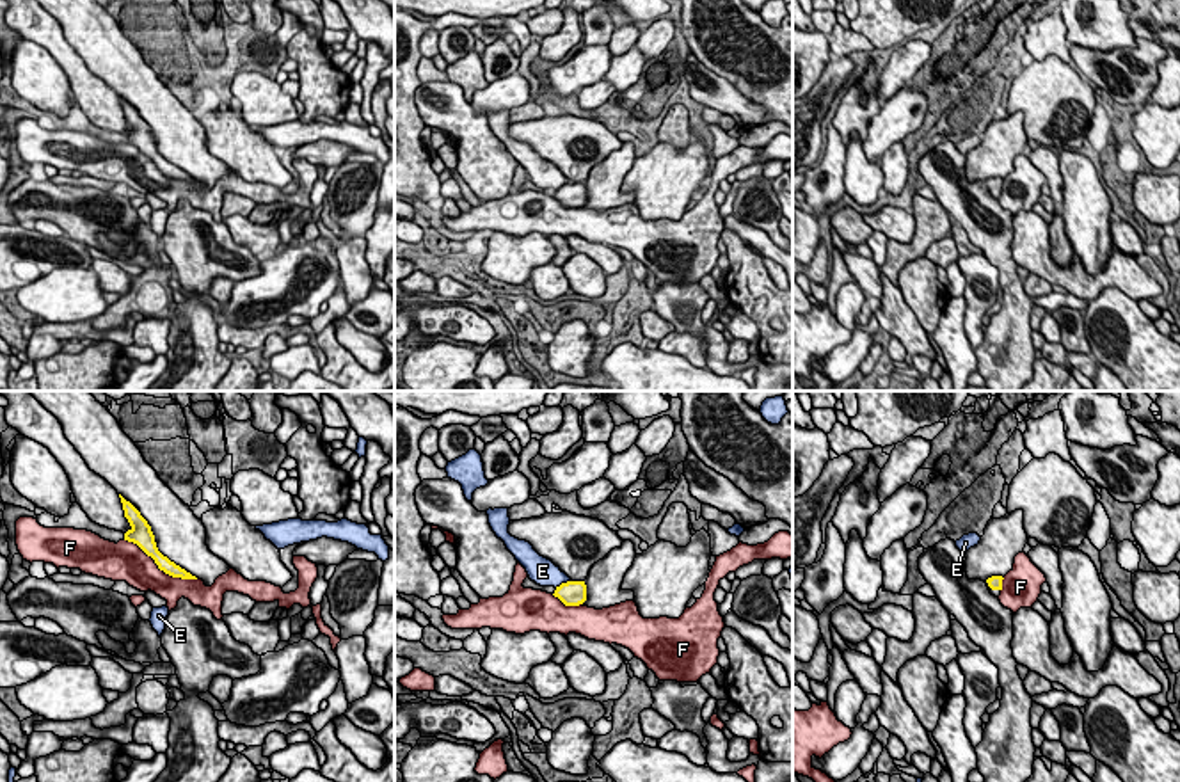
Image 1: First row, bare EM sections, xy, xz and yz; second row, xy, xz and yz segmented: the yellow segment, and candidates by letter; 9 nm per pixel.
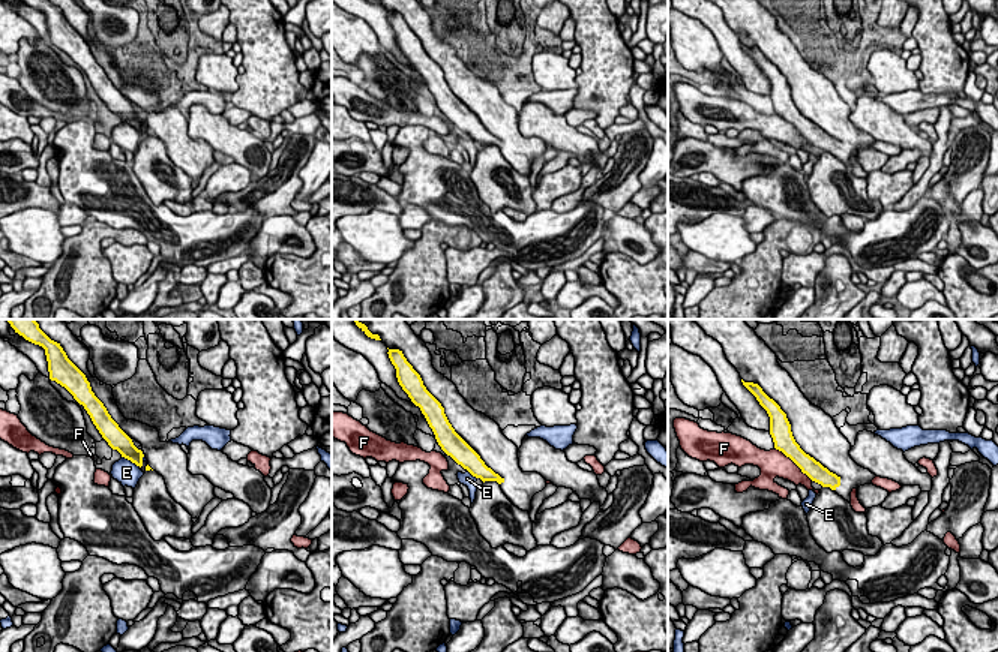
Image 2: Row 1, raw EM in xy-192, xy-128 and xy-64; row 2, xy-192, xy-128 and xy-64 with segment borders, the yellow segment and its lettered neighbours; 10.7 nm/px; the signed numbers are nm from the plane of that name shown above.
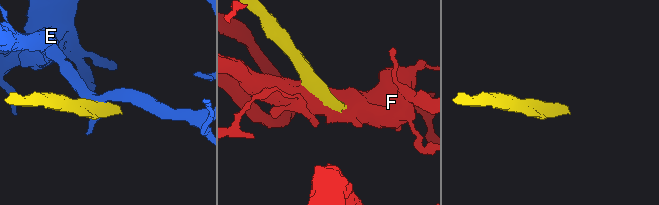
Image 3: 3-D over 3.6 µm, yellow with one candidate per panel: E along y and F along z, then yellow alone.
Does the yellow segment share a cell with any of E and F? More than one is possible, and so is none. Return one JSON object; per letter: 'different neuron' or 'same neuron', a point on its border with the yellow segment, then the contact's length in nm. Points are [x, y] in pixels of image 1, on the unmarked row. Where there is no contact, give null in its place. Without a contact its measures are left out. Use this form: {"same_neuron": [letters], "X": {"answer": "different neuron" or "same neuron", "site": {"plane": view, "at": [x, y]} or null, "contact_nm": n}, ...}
{"same_neuron": [], "E": {"answer": "different neuron", "site": {"plane": "xz", "at": [562, 185]}, "contact_nm": 140}, "F": {"answer": "different neuron", "site": {"plane": "xy", "at": [160, 171]}, "contact_nm": 750}}

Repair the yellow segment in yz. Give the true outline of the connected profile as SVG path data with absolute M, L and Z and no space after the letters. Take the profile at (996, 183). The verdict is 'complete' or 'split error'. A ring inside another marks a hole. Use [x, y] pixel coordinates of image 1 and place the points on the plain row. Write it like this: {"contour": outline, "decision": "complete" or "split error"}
{"contour": "M1015 112L1001 121L990 121L979 146L965 156L969 181L986 185L992 197L999 199L1004 178L1013 172L1015 158L1029 144L1024 132L1024 112Z", "decision": "split error"}

